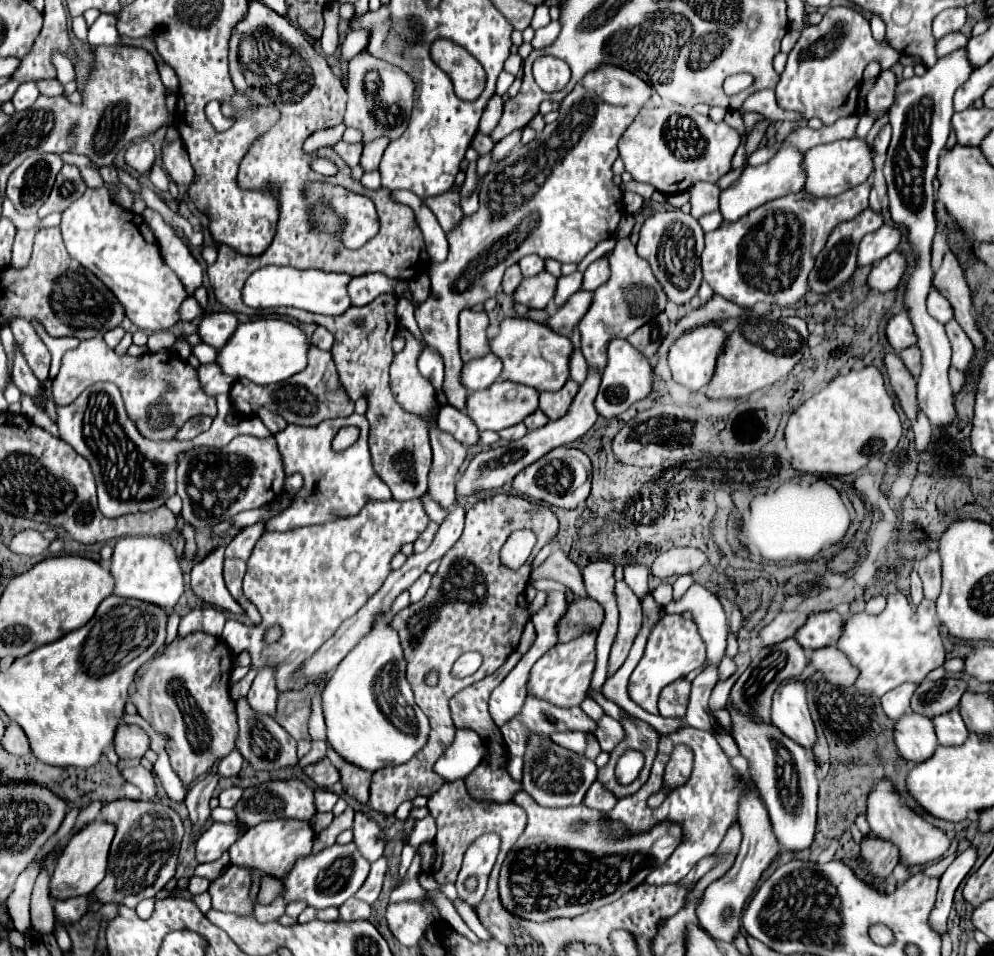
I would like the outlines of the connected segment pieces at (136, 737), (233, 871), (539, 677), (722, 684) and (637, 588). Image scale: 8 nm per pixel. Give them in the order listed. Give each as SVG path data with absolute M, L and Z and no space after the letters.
M120 724L114 736L114 752L122 760L142 758L144 752L150 748L148 734L140 726L132 724Z
M230 866L222 876L210 882L212 908L220 912L234 912L240 916L250 916L254 912L254 902L250 898L252 870Z
M586 632L576 640L570 640L566 644L556 644L552 650L548 650L532 668L528 690L530 694L544 698L548 702L554 702L556 706L580 706L580 702L586 698L594 664L596 664L596 632Z
M734 672L730 678L726 680L720 680L714 690L712 690L712 696L710 696L710 710L720 710L726 706L728 702L728 696L730 696L730 690L734 686L734 682L740 678L740 672Z
M642 564L624 566L624 580L640 600L651 592L648 585L648 568Z

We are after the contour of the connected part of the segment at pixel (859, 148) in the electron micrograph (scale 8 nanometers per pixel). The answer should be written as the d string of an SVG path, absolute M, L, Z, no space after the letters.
M860 138L820 144L806 152L804 170L808 176L806 188L804 188L806 192L810 192L814 196L836 196L836 194L842 194L868 180L870 172L874 170L872 148L866 144L866 140L860 140Z

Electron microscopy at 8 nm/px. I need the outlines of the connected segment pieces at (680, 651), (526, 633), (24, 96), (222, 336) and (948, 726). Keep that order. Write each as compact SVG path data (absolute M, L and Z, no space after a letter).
M664 614L648 638L646 652L640 664L630 676L628 686L630 698L638 702L638 706L642 706L646 712L658 714L658 696L662 688L678 678L684 678L688 672L692 672L702 664L704 664L704 642L696 630L696 624L692 620L682 618L680 614Z
M529 621L522 633L519 645L517 647L517 651L522 655L526 654L526 652L530 649L533 642L536 638L536 632L532 621Z
M24 82L24 84L20 84L18 86L18 90L16 90L16 94L12 96L12 104L14 104L14 108L20 112L20 110L26 110L28 106L32 106L34 104L34 100L38 98L38 88L36 88L36 84L34 82Z
M216 312L216 314L208 314L200 320L196 334L202 338L204 344L218 348L228 342L228 338L236 330L236 326L238 326L238 320L232 312Z
M958 710L934 718L934 728L938 734L938 744L942 746L960 746L968 738L968 728Z

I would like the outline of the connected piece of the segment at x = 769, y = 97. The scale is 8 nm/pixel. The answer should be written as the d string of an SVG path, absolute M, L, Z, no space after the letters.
M758 90L758 94L753 94L744 102L744 110L758 112L769 118L771 121L798 121L802 115L795 111L786 111L779 108L772 90Z

